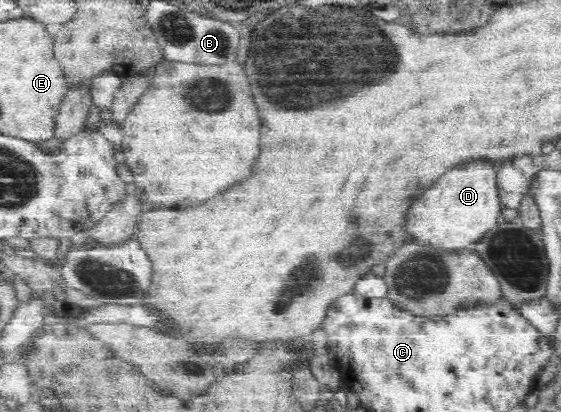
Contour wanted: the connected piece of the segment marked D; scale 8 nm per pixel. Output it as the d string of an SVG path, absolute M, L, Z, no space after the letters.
M481 157L447 170L415 202L423 206L413 206L413 210L409 210L411 220L405 232L409 230L409 236L425 238L421 243L433 242L435 246L449 246L451 250L472 246L501 220L500 166L500 162Z

